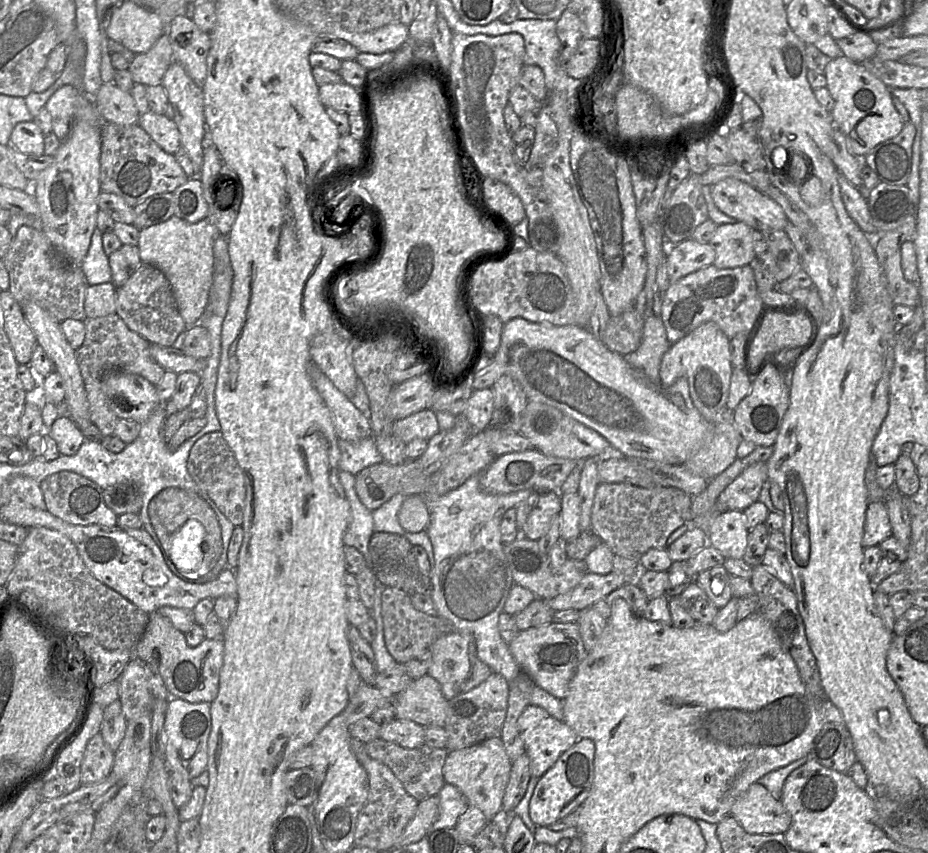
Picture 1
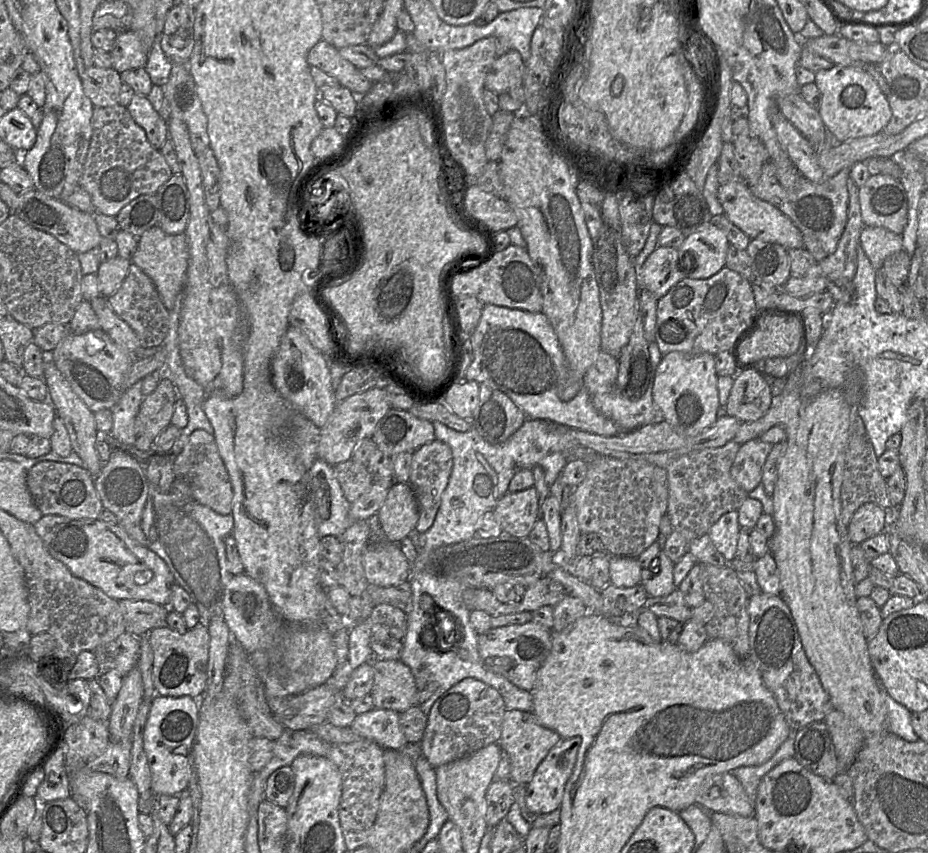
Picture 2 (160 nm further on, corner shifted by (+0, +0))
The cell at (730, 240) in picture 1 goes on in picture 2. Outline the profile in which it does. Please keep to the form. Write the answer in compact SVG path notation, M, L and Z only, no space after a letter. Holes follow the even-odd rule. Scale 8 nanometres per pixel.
M710 222L686 236L684 242L677 249L679 252L690 253L696 261L696 268L686 273L686 278L707 279L718 273L722 268L726 267L726 254L729 246L730 243L725 232Z

